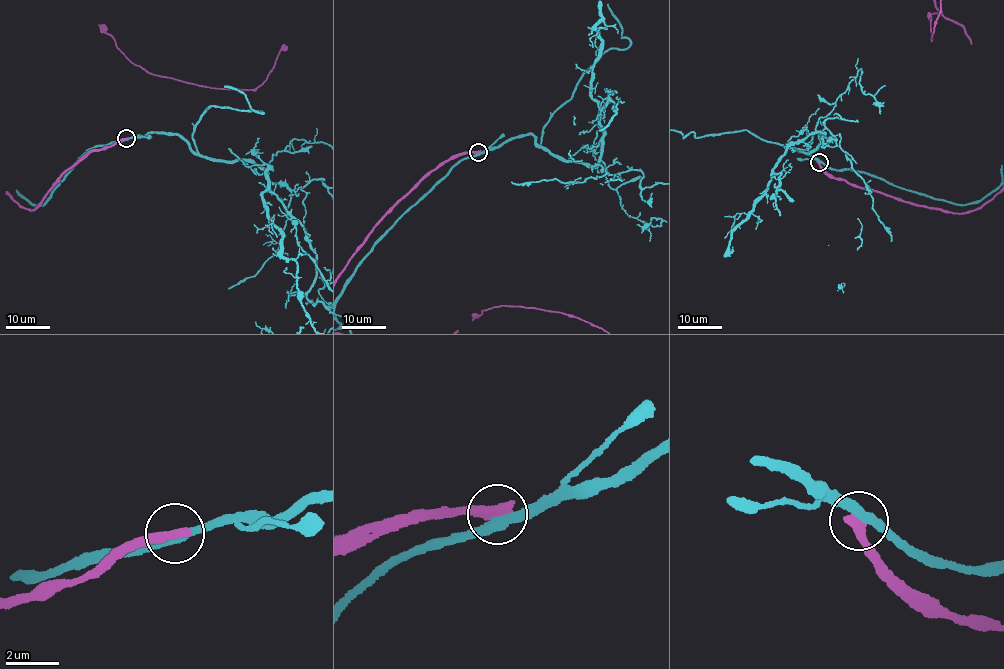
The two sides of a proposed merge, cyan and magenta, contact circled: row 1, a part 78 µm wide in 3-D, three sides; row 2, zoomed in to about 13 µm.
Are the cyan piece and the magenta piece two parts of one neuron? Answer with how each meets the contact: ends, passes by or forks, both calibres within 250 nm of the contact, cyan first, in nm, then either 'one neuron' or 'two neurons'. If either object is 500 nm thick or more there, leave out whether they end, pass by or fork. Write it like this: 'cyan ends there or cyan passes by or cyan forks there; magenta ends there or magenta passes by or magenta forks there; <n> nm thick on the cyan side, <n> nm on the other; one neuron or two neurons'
cyan passes by; magenta ends there; 320 nm thick on the cyan side, 420 nm on the other; two neurons

